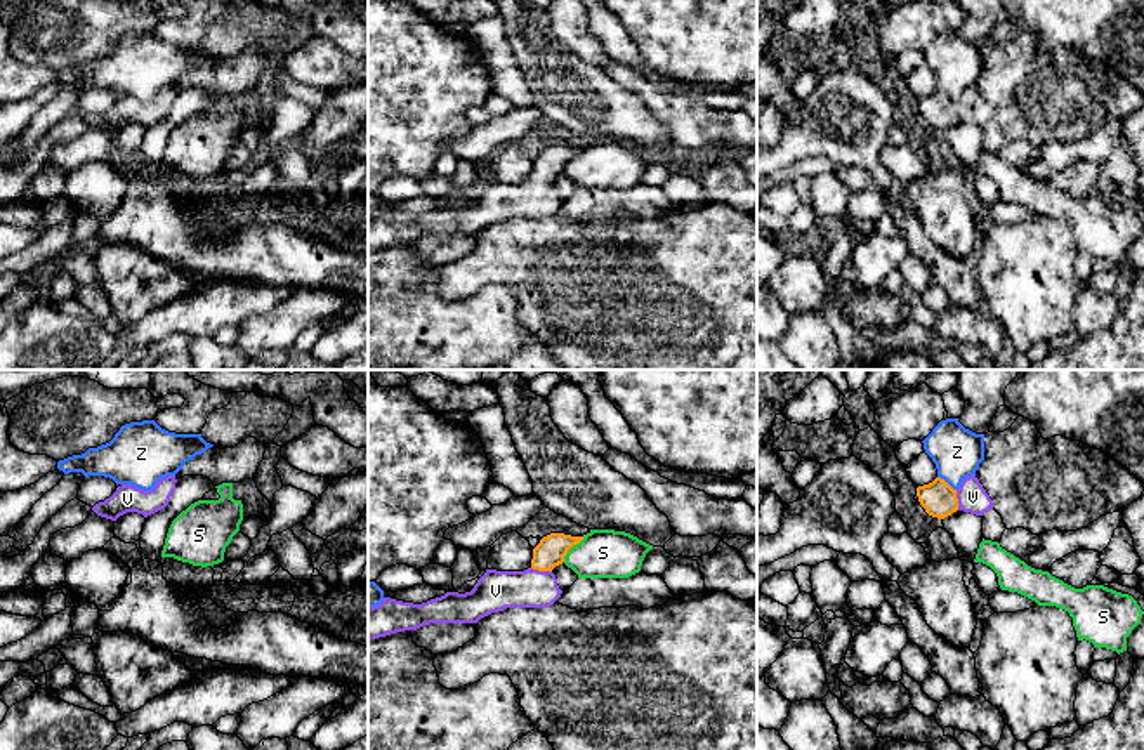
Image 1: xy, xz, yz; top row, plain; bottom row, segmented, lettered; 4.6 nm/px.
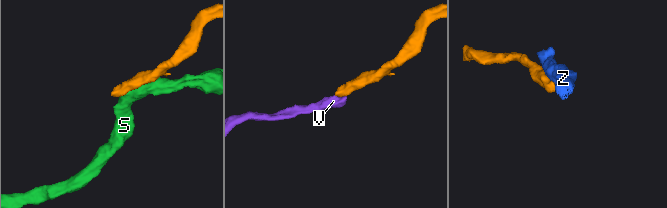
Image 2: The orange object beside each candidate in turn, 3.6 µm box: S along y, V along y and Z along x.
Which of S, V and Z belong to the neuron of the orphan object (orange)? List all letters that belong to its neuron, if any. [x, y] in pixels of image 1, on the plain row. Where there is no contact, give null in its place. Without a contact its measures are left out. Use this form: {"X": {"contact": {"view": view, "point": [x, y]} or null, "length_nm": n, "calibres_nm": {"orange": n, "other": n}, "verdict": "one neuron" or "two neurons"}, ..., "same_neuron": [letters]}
{"S": {"contact": {"view": "xz", "point": [572, 157]}, "length_nm": 170, "calibres_nm": {"orange": 140, "other": 220}, "verdict": "two neurons"}, "V": {"contact": {"view": "xz", "point": [542, 181]}, "length_nm": 100, "calibres_nm": {"orange": 140, "other": 190}, "verdict": "one neuron"}, "Z": {"contact": {"view": "yz", "point": [945, 92]}, "length_nm": 110, "calibres_nm": {"orange": 160, "other": 240}, "verdict": "two neurons"}, "same_neuron": ["V"]}

